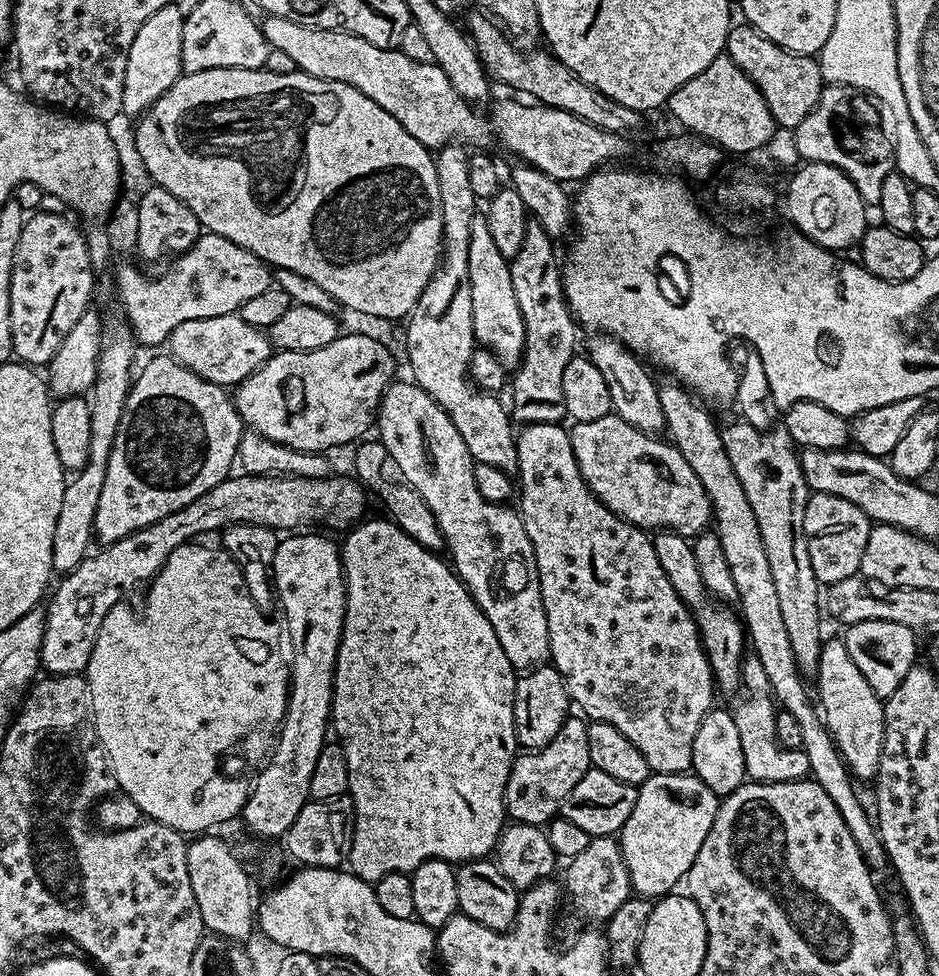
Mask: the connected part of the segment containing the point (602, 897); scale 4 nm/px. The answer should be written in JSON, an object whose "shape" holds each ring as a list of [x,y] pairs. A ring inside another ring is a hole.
{"shape":[[[593,836],[586,850],[567,861],[562,888],[572,899],[576,912],[584,920],[607,922],[616,910],[633,895],[630,874],[622,858],[620,842],[616,836]]]}

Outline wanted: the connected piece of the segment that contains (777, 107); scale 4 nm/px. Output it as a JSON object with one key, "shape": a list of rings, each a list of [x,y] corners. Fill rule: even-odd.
{"shape":[[[747,22],[733,23],[728,31],[726,55],[756,83],[777,125],[796,129],[802,118],[806,118],[806,114],[818,106],[826,87],[819,59],[791,52],[770,42],[770,38],[763,36]]]}

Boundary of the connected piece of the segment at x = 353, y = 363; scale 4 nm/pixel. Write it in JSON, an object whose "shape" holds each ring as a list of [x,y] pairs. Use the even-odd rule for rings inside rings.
{"shape":[[[356,333],[342,334],[319,350],[277,351],[263,366],[254,370],[254,374],[235,385],[234,399],[240,419],[251,431],[296,451],[324,454],[328,452],[327,448],[355,445],[369,435],[368,427],[373,427],[384,391],[397,379],[396,360],[392,352],[391,347],[376,338]]]}

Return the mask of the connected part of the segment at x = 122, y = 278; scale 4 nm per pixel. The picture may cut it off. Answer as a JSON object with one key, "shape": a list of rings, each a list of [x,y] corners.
{"shape":[[[209,231],[201,234],[194,242],[194,246],[181,252],[168,266],[161,276],[143,276],[132,264],[124,264],[116,272],[116,296],[124,307],[123,319],[132,329],[137,345],[163,345],[174,330],[174,326],[182,326],[182,322],[190,322],[194,318],[218,318],[222,314],[239,313],[240,307],[250,302],[252,292],[262,294],[274,284],[269,265],[259,260],[250,250]]]}

